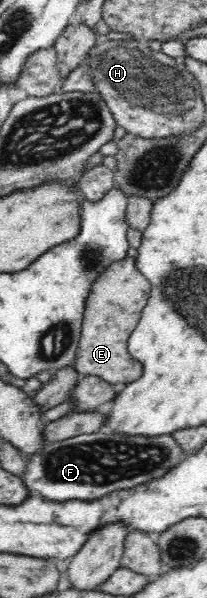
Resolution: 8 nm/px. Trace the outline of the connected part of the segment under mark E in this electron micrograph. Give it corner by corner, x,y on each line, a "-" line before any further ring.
128,257
111,264
111,268
107,268
99,280
95,280
83,312
83,332
75,362
77,372
98,376
112,385
131,384
131,380
141,376
143,366
129,356
127,338
141,318
149,290
151,286
135,266
135,259

